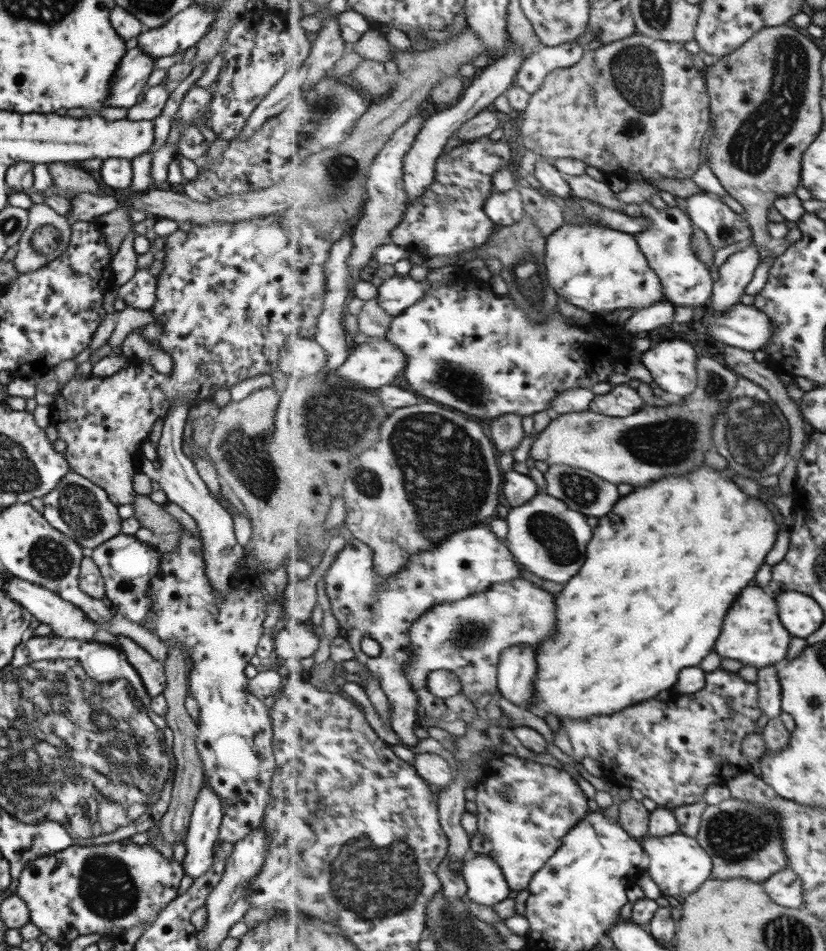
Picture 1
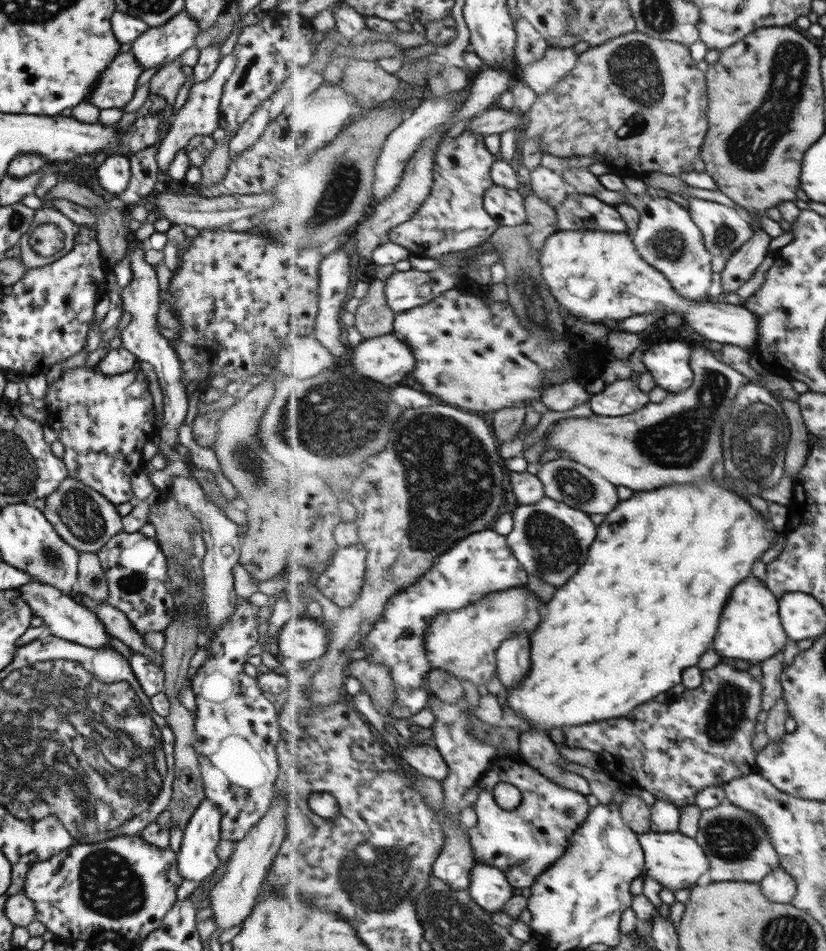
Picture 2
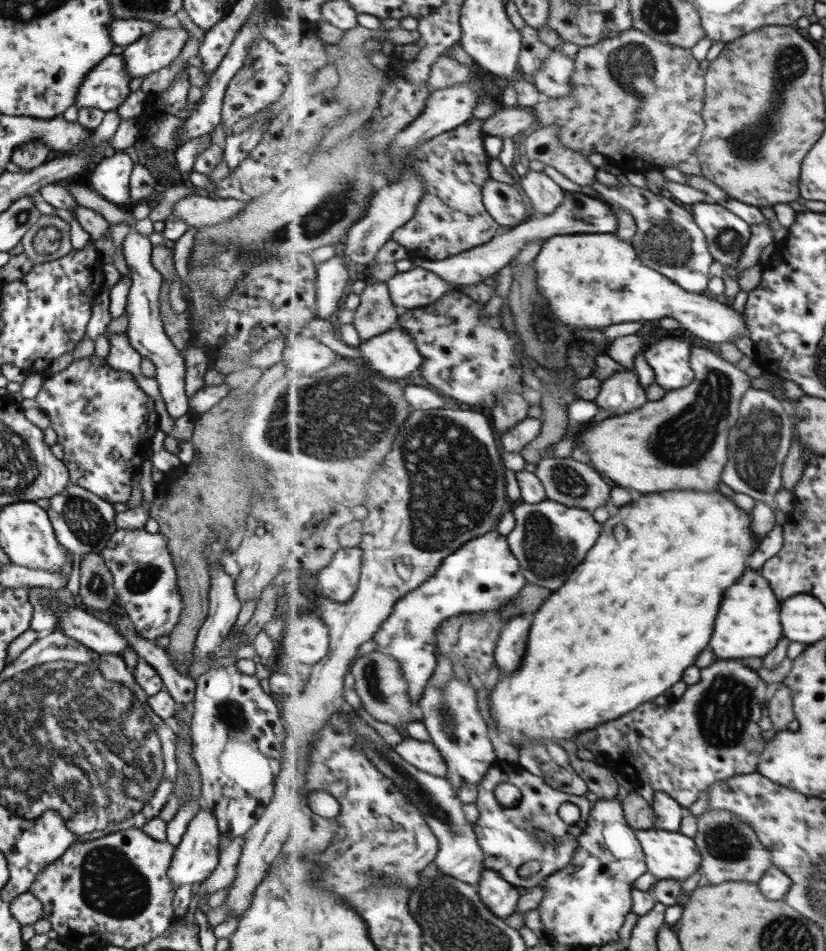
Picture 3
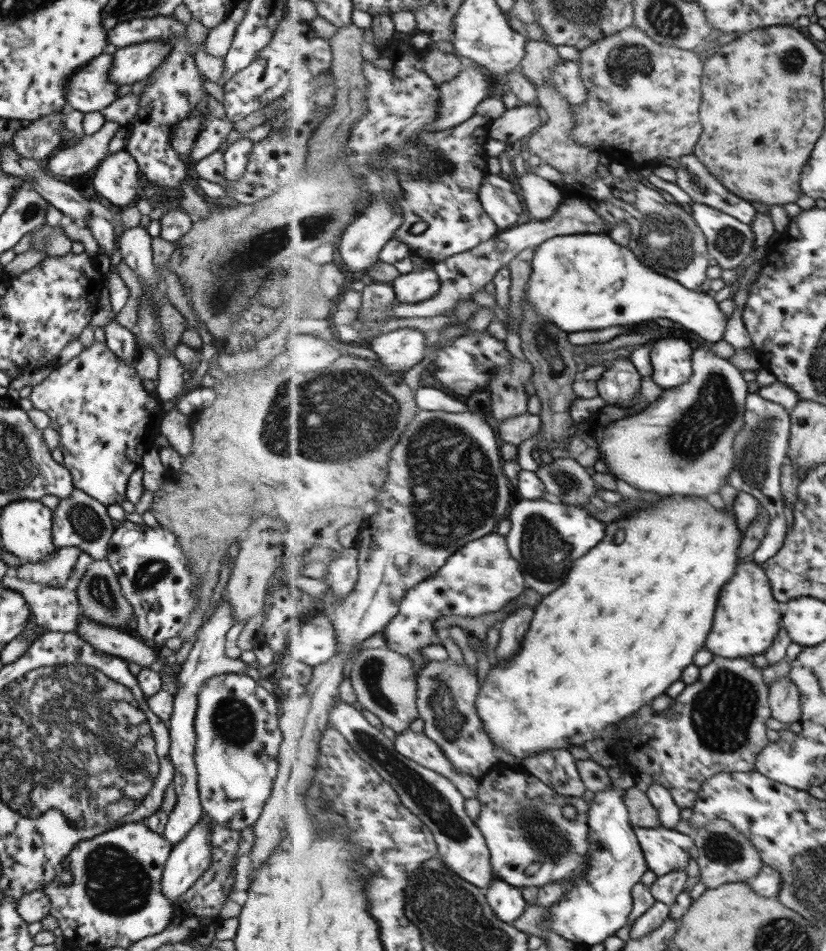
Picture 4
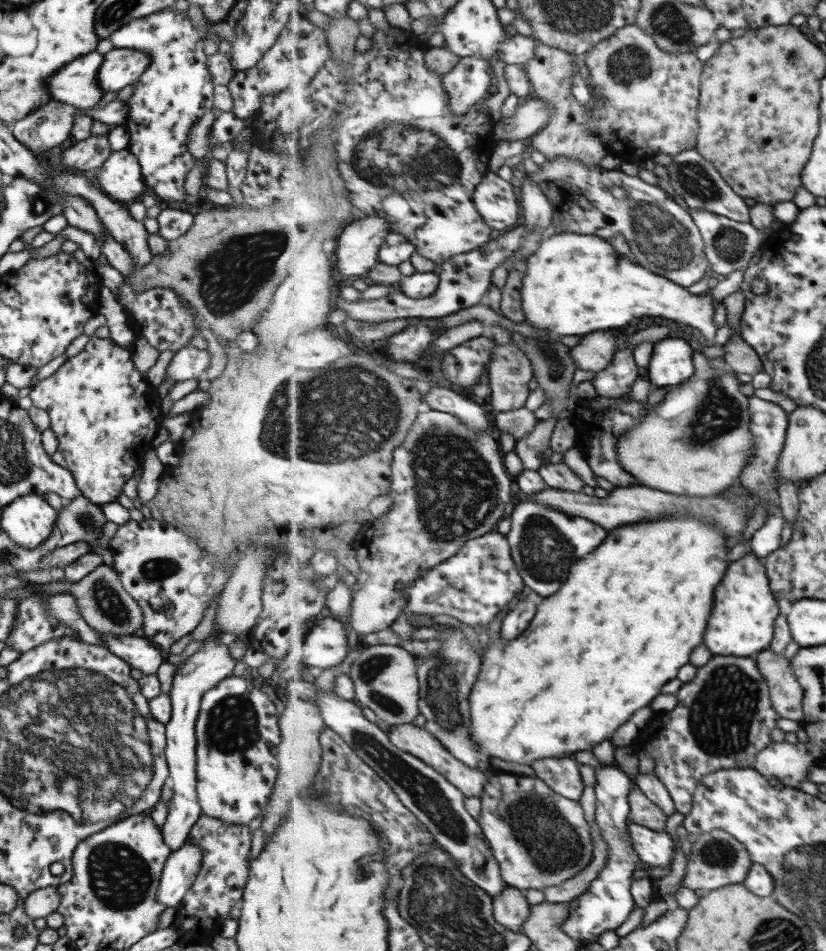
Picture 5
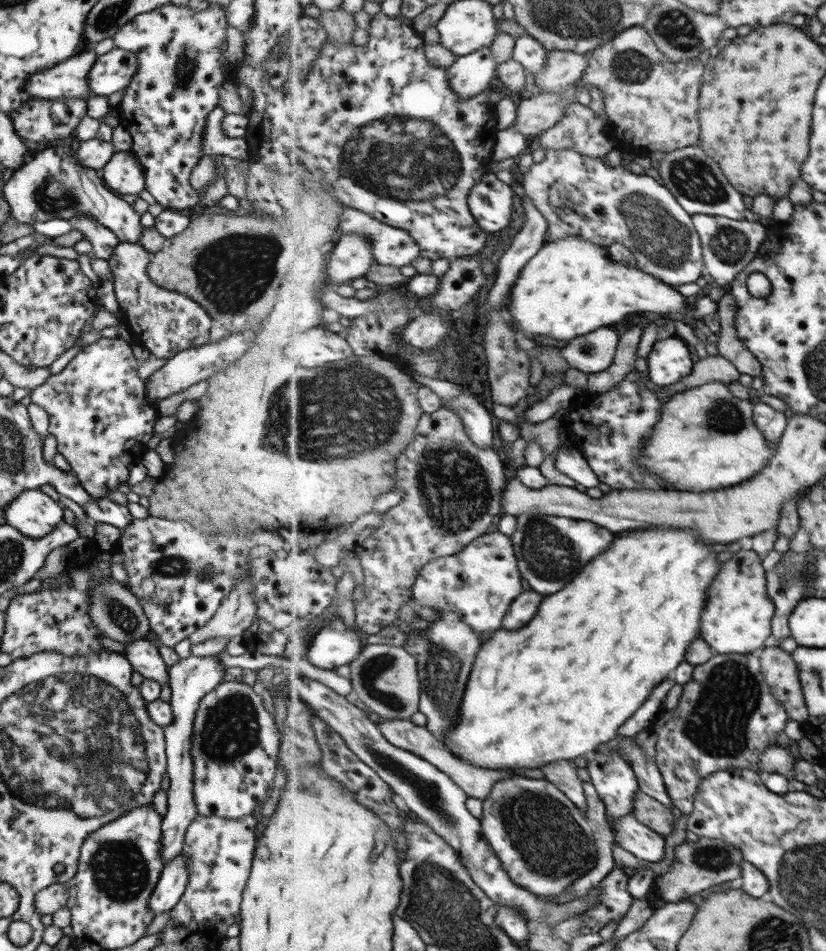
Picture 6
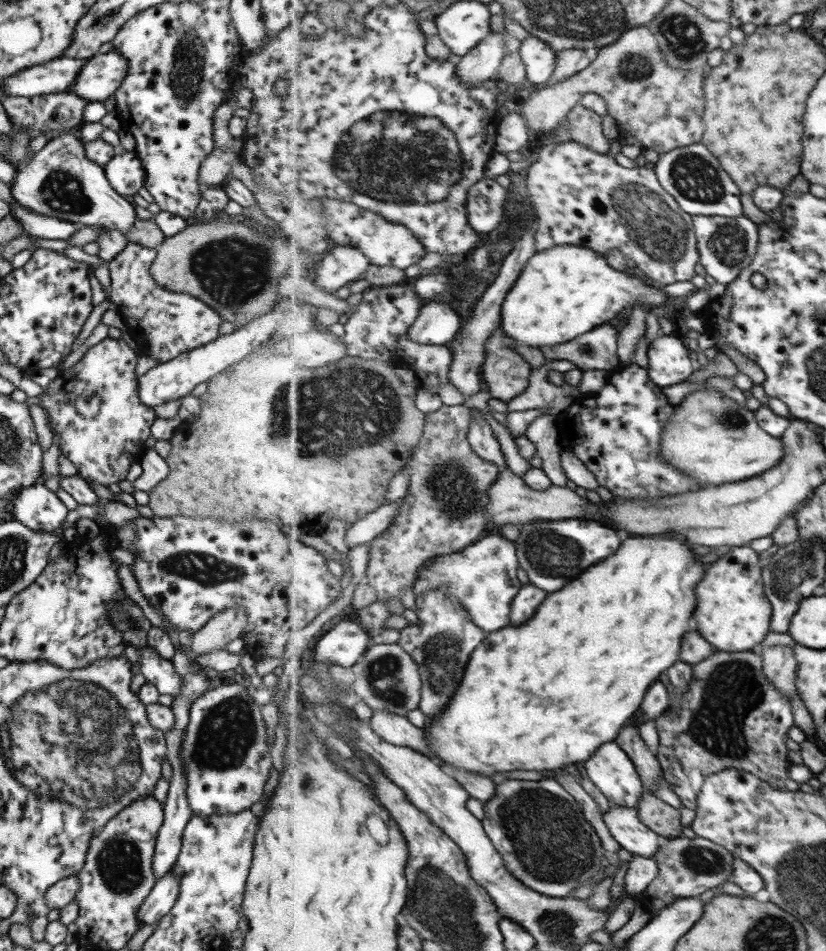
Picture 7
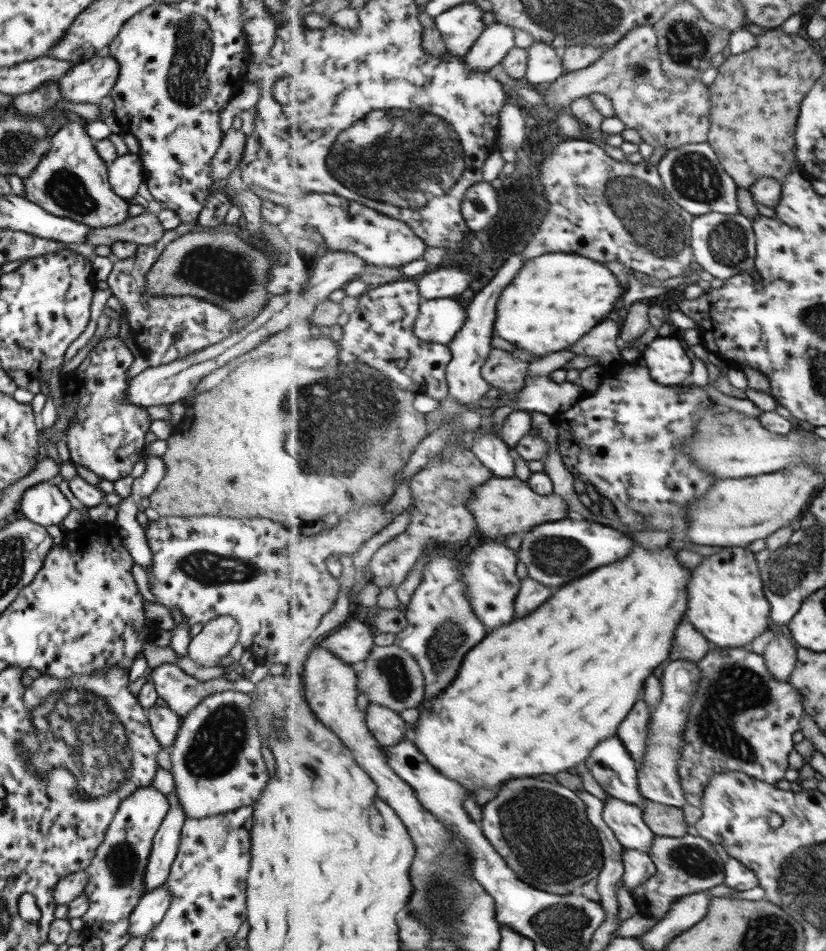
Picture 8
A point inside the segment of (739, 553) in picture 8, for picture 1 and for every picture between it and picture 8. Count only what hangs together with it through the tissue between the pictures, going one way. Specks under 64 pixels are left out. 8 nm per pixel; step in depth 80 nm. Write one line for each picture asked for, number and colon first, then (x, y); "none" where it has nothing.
1: (753, 633)
2: (751, 630)
3: (749, 624)
4: (749, 620)
5: (744, 621)
6: (738, 621)
7: (734, 612)

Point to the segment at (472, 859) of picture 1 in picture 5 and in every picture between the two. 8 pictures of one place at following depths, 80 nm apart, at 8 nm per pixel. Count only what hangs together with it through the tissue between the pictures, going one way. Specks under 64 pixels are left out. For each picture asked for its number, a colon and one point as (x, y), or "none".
2: (490, 888)
3: (500, 896)
4: (506, 900)
5: (511, 909)

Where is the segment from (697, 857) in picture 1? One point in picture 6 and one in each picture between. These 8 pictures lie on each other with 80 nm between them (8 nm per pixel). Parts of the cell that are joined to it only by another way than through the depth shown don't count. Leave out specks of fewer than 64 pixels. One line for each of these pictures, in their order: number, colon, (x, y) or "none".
2: (675, 860)
3: (670, 854)
4: (666, 850)
5: (656, 848)
6: (631, 834)

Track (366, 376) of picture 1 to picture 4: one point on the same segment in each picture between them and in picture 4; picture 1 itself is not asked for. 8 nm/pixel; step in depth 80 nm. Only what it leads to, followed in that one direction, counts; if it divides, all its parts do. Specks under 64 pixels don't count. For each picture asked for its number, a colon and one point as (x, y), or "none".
2: (386, 359)
3: (395, 354)
4: (402, 349)

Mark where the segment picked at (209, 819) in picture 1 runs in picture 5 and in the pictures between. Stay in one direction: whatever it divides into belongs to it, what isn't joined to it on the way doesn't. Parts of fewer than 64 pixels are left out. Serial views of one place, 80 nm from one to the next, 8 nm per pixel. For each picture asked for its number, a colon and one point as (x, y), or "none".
2: (196, 858)
3: (194, 858)
4: (188, 859)
5: (179, 870)

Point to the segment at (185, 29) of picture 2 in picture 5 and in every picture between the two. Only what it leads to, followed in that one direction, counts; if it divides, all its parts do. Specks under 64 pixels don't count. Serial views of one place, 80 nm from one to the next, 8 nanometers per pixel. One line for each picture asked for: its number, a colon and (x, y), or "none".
3: (149, 53)
4: (130, 64)
5: (120, 67)

